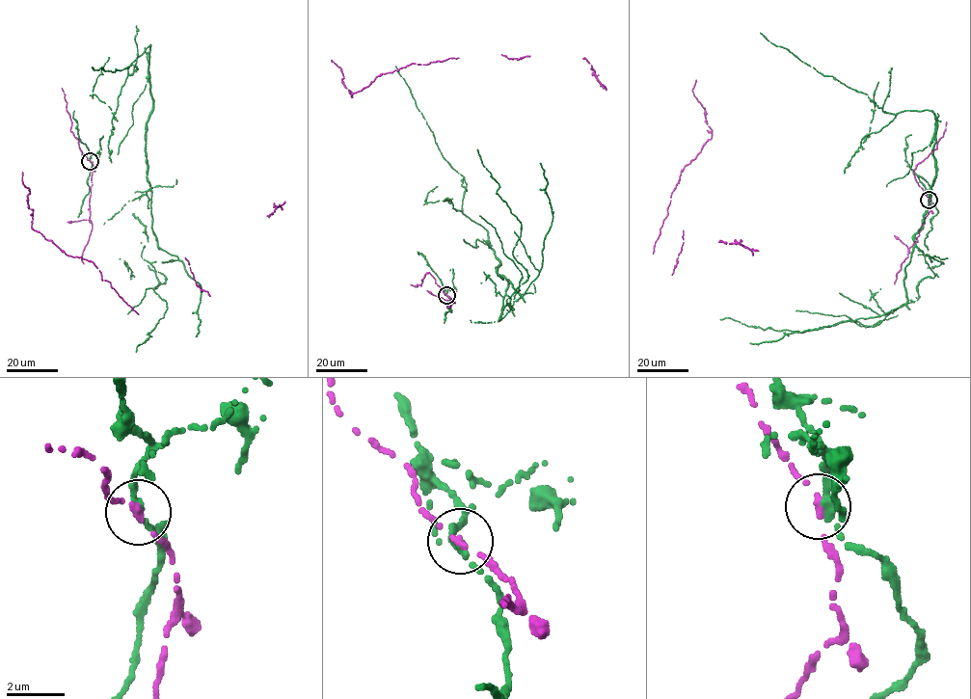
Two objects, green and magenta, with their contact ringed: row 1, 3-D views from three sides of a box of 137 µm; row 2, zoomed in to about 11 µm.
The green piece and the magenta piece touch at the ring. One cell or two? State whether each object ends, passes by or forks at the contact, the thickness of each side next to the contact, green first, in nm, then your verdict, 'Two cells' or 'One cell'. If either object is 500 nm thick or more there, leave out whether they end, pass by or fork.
At the ring green passes by. At the ring magenta passes by. Thickness 260 nm (green) against 180 nm. Two cells

